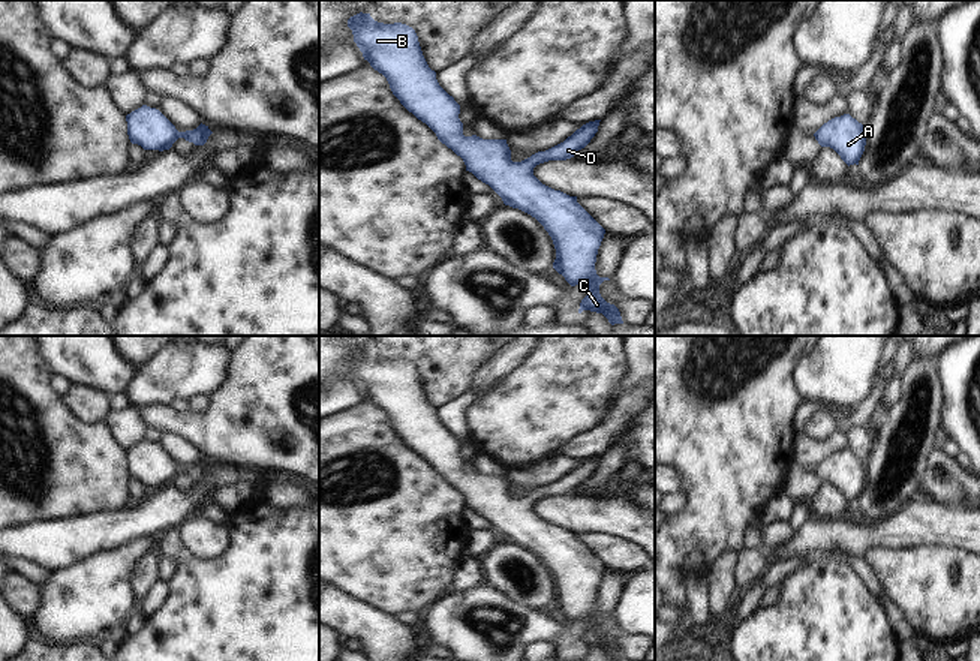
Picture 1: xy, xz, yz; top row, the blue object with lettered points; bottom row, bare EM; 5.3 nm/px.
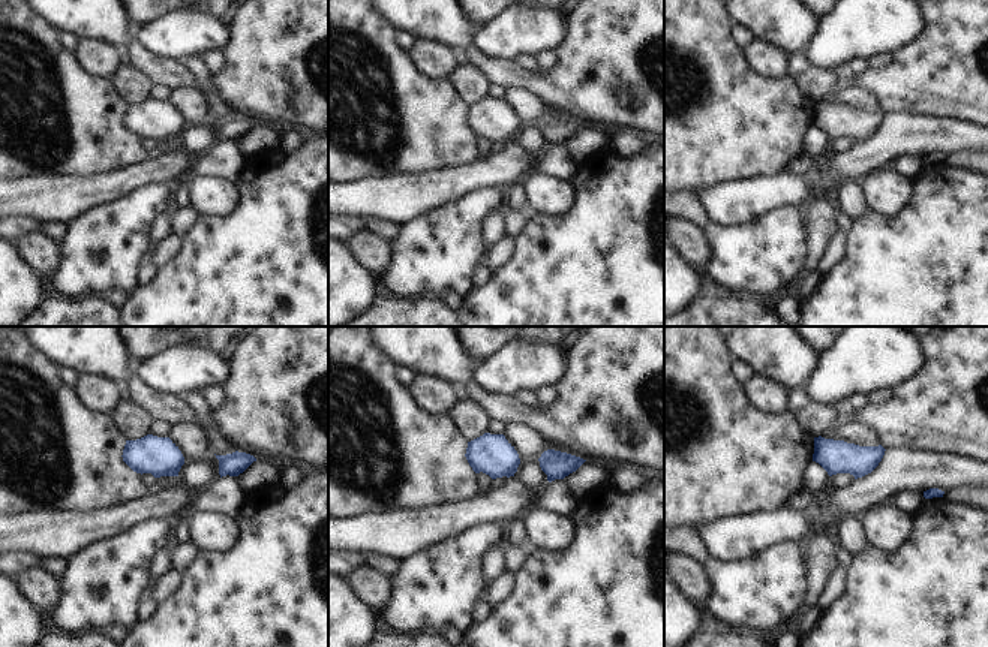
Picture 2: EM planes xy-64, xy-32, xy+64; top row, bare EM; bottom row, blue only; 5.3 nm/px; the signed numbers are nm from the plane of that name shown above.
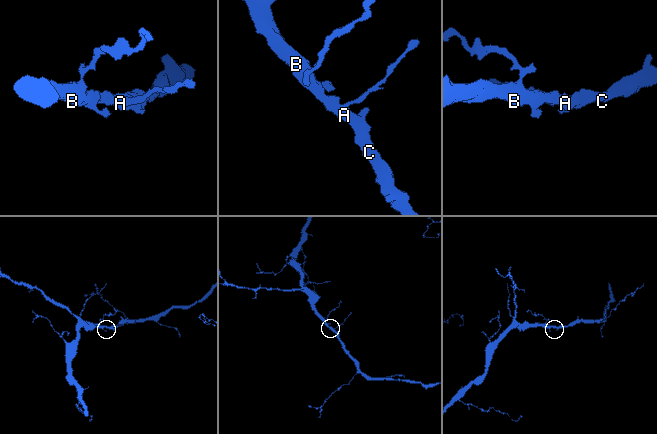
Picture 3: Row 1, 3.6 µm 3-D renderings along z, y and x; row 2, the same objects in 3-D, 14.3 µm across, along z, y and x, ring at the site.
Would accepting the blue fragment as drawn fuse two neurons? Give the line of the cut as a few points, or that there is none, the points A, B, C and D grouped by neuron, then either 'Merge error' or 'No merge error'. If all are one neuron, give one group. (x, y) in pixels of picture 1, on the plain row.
No split. Groups: A B C D. No merge error.

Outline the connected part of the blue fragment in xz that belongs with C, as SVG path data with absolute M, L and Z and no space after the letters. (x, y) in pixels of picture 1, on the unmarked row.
M363 348L351 352L348 363L352 366L354 378L363 388L364 396L387 414L393 430L400 439L426 459L442 480L463 495L466 507L489 520L502 534L505 541L530 550L544 562L556 585L553 604L571 622L580 621L589 624L589 630L580 639L578 649L590 646L602 649L611 661L623 660L619 645L607 639L599 630L599 621L604 616L610 616L608 613L599 613L595 606L598 585L605 565L577 538L577 532L554 526L533 511L533 504L539 499L574 493L595 472L601 456L583 460L563 478L545 487L538 487L521 498L512 498L506 475L483 475L477 471L463 471L463 459L459 454L460 441L439 421L436 408L429 403L412 363L402 358L378 358L370 349Z

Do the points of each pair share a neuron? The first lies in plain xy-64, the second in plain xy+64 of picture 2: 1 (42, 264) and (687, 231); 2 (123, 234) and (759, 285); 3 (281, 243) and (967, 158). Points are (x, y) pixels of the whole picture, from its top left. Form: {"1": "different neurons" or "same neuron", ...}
{"1": "same neuron", "2": "same neuron", "3": "different neurons"}

